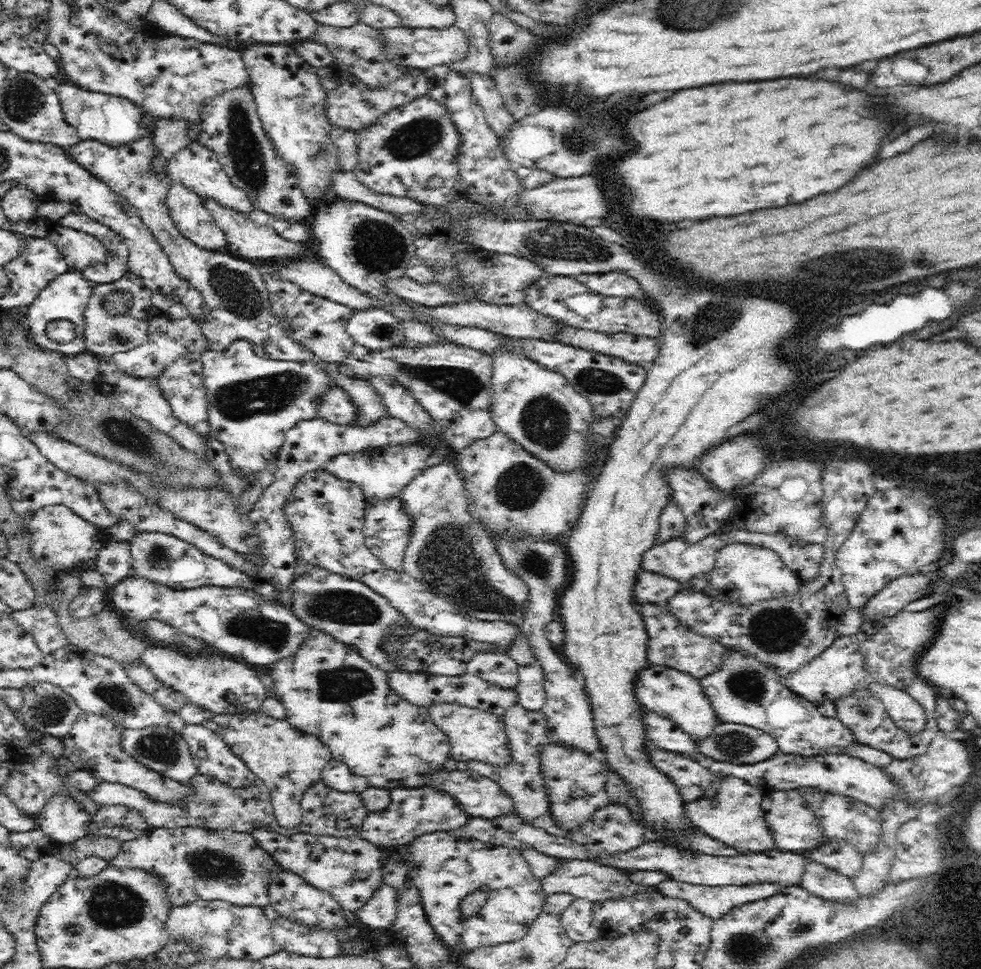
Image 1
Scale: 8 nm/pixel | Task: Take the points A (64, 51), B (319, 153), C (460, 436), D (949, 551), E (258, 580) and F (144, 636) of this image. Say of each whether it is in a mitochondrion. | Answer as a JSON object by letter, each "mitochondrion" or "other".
{"A":"other","B":"mitochondrion","C":"other","D":"other","E":"other","F":"other"}

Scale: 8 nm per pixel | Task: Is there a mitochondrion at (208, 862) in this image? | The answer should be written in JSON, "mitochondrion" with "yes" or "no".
{"mitochondrion":"yes"}

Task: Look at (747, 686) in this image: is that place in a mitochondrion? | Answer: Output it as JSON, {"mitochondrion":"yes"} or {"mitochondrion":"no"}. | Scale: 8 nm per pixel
{"mitochondrion":"yes"}

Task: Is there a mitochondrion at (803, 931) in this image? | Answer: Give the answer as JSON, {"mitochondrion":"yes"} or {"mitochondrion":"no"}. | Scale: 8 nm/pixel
{"mitochondrion":"yes"}

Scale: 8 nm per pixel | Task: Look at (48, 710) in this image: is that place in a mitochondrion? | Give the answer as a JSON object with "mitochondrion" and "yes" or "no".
{"mitochondrion":"yes"}

